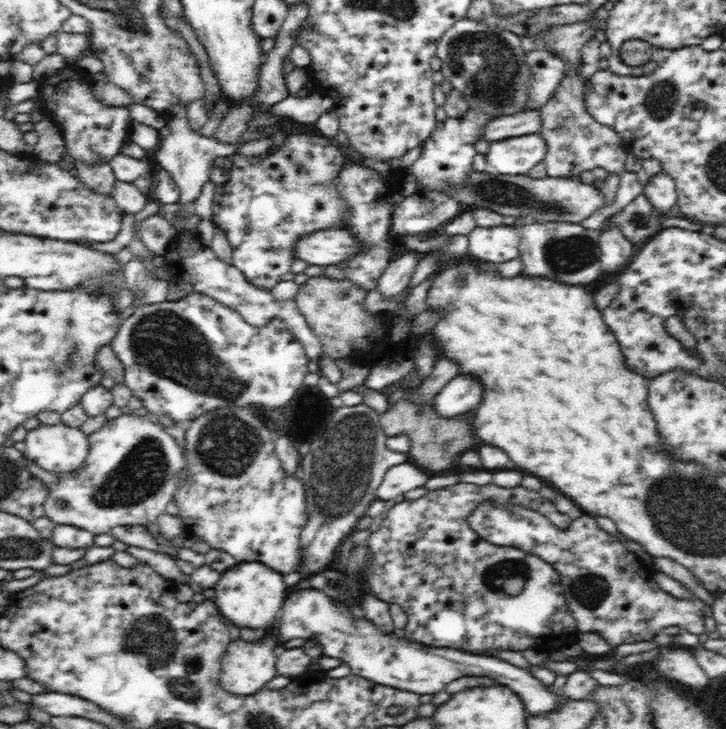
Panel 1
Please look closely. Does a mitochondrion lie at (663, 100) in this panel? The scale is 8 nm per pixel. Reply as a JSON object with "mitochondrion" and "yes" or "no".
{"mitochondrion":"yes"}

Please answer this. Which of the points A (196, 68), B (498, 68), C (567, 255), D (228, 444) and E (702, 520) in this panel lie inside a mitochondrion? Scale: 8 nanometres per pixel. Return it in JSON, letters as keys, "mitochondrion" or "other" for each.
{"A":"other","B":"mitochondrion","C":"mitochondrion","D":"mitochondrion","E":"mitochondrion"}

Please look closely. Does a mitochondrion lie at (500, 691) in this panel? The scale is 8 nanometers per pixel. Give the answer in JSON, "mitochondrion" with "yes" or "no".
{"mitochondrion":"no"}

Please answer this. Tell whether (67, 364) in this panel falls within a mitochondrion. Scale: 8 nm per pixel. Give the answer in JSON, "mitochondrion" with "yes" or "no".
{"mitochondrion":"yes"}

